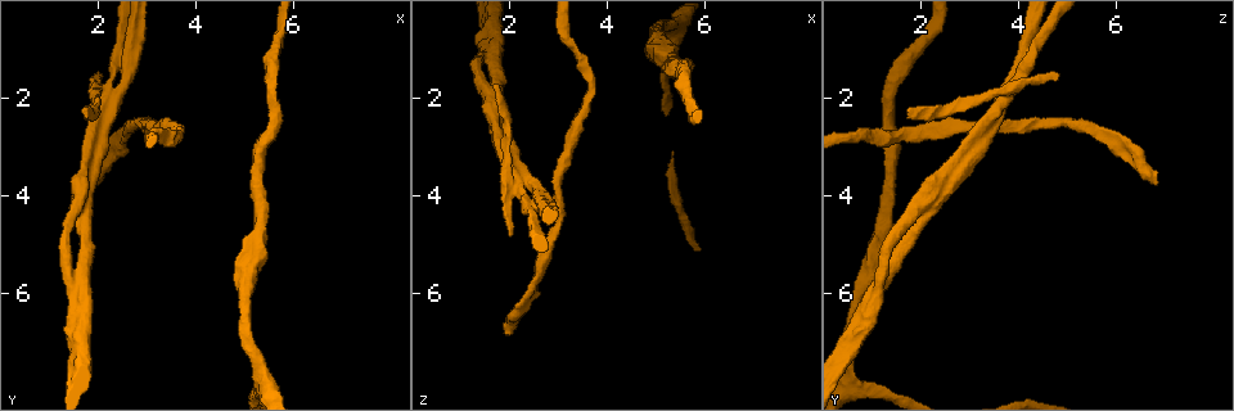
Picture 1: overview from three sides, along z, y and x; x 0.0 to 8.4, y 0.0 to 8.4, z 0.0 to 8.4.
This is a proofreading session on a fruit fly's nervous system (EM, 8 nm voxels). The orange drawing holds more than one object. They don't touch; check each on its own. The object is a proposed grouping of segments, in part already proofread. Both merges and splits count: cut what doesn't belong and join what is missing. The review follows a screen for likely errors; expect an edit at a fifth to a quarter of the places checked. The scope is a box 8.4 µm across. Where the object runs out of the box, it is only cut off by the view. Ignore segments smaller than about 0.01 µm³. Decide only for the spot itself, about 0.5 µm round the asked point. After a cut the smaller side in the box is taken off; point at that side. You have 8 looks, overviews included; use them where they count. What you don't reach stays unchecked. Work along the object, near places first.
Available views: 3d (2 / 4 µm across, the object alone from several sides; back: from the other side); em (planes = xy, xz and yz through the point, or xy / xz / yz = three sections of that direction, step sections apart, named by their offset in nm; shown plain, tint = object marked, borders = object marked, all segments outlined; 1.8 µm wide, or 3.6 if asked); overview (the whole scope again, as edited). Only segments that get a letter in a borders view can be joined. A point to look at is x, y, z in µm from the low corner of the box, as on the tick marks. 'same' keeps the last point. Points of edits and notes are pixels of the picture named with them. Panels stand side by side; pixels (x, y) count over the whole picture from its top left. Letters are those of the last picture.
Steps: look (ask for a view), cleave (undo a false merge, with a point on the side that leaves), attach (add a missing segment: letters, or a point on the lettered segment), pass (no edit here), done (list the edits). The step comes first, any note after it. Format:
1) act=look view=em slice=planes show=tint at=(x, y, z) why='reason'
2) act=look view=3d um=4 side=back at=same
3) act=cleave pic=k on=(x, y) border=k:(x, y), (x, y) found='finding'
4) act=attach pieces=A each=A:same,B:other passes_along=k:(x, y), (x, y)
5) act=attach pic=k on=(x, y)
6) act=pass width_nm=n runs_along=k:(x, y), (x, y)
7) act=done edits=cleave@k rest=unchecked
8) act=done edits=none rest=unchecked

act=look view=em slice=xz step=8 show=borders at=(1.70, 6.40, 0.90) why='arms part here'

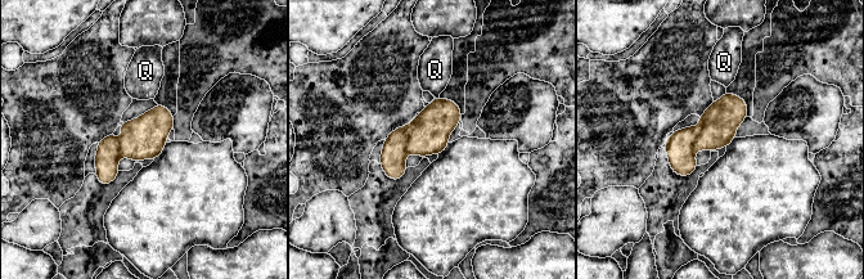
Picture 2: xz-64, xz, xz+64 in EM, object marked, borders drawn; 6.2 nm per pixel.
act=pass longest_contact=Q:40nm each=Q:other found='one cell here'

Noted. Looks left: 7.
act=look view=em slice=yz step=8 show=tint at=(1.75, 4.10, 2.20)

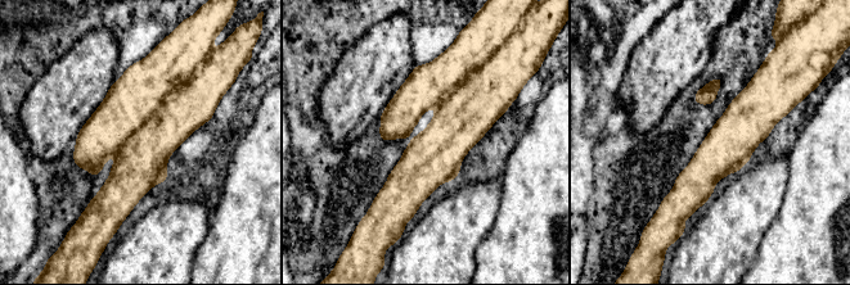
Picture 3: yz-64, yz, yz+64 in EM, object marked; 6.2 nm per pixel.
act=look view=em slice=planes show=borders at=same why='cut it another way'

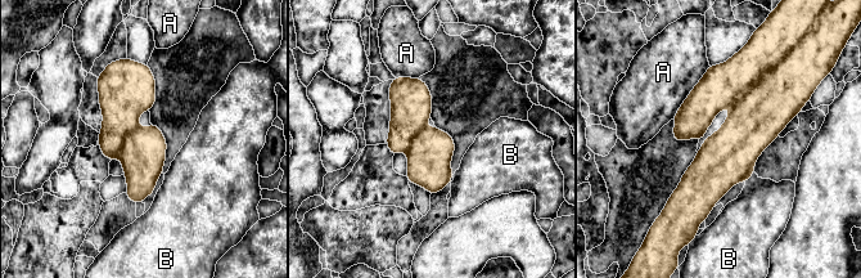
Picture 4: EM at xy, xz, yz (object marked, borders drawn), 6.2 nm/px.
act=pass width_nm=280 each=A:other,B:other border=4:(754, 173), (744, 182) found='all the same cell'

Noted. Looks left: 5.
act=look view=em slice=planes show=borders at=(2.00, 3.75, 6.85) why='an open end'

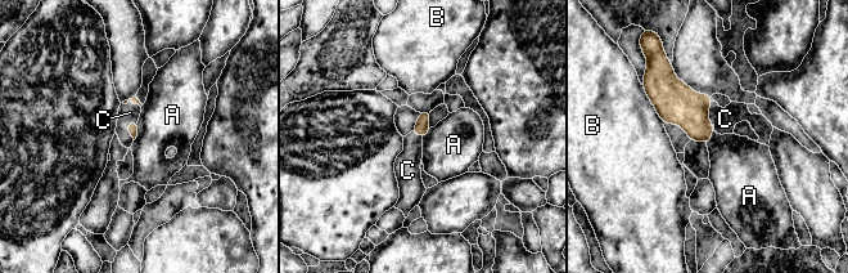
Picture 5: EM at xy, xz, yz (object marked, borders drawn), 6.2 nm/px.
act=attach pieces=C each=A:other,B:other,C:same passes_along=5:(132, 128), (127, 129), (130, 112) found='the cell continues'

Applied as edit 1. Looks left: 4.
act=done edits=attach@5 rest=unchecked

